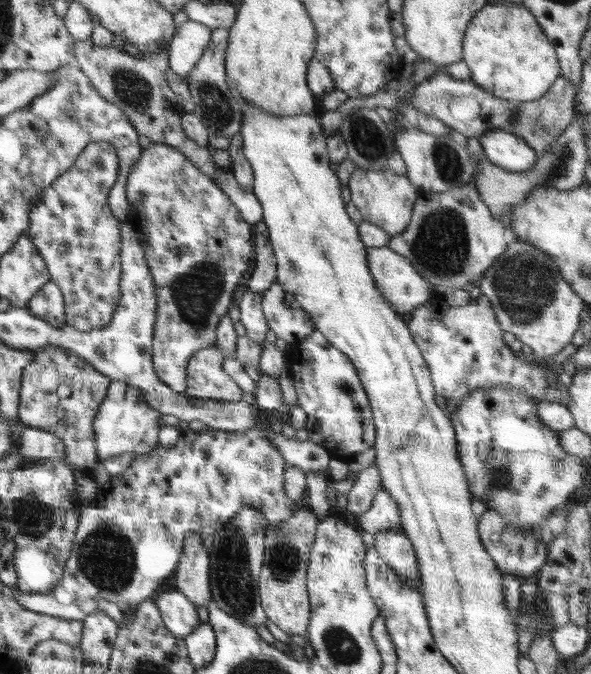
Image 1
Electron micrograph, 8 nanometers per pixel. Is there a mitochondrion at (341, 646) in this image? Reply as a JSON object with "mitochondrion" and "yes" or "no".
{"mitochondrion":"yes"}

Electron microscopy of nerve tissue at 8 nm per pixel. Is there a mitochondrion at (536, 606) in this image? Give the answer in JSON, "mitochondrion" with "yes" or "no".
{"mitochondrion":"no"}

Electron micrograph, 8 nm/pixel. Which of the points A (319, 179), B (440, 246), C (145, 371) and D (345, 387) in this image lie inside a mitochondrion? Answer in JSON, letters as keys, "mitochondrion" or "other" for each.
{"A":"other","B":"mitochondrion","C":"other","D":"mitochondrion"}

